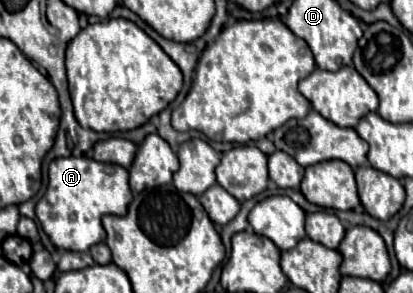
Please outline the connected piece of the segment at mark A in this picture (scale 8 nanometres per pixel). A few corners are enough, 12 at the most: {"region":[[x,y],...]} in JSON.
{"region":[[91,157],[49,165],[35,207],[55,247],[87,251],[125,215],[129,173]]}

